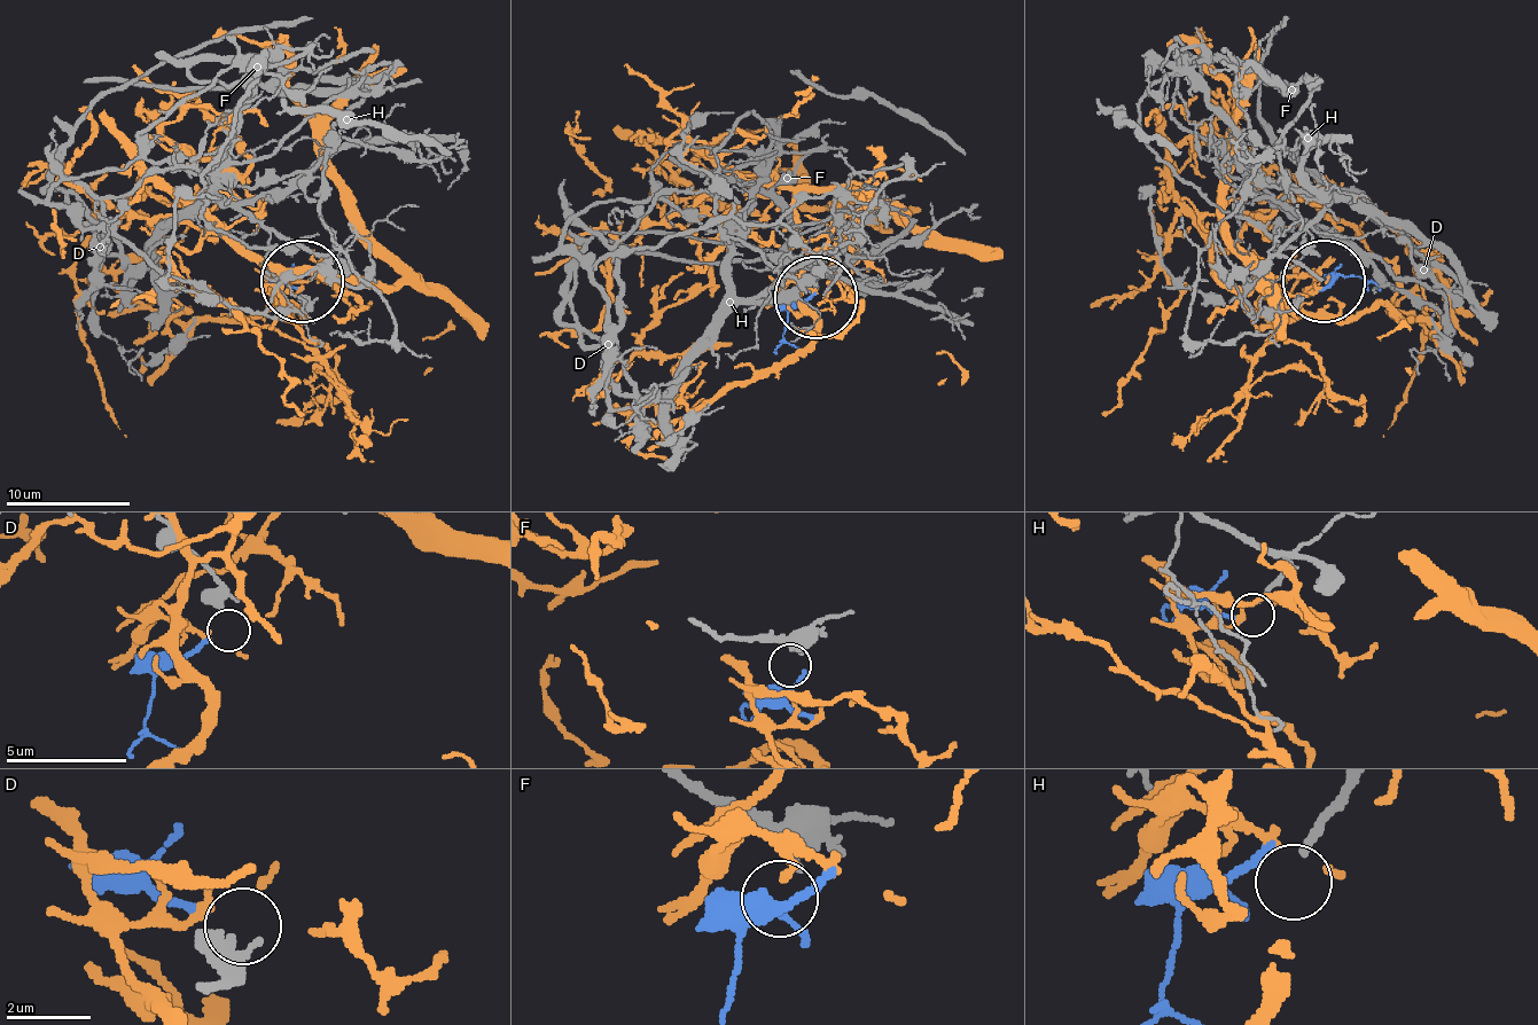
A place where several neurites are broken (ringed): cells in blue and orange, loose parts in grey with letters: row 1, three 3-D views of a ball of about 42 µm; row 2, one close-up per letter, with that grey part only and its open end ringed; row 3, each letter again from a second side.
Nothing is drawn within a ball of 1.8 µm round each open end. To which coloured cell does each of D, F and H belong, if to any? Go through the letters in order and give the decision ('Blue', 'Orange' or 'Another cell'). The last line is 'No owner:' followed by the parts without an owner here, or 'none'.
D: Blue
F: Another cell
H: Another cell
No owner: F, H

